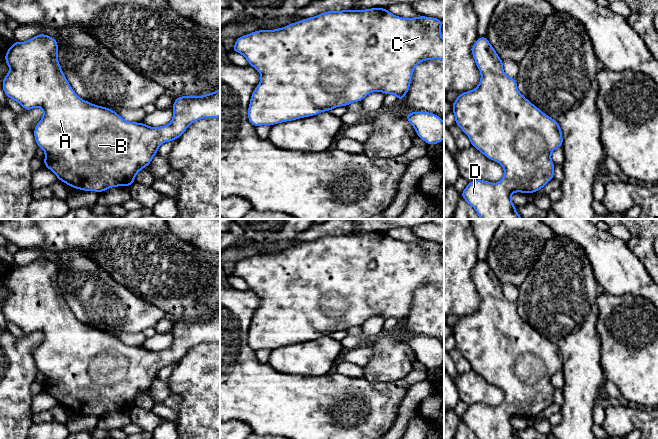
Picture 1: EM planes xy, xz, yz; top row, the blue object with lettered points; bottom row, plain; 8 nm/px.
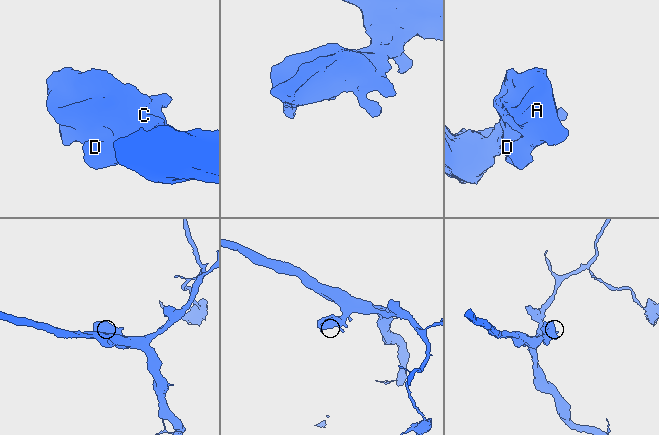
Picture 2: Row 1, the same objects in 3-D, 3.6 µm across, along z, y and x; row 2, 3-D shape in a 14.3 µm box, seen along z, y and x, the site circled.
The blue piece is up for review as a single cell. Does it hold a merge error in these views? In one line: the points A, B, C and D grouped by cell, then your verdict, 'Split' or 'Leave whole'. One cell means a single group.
Groups: A B C D. Leave whole

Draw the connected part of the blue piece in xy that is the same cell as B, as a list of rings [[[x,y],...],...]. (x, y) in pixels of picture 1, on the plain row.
[[[38,258],[28,265],[24,266],[16,266],[12,268],[12,270],[6,275],[5,278],[5,286],[10,291],[10,295],[3,302],[3,315],[6,321],[15,324],[19,327],[25,335],[31,334],[36,331],[41,331],[43,333],[42,343],[36,348],[34,351],[34,361],[36,364],[36,368],[38,371],[44,374],[45,383],[43,385],[44,389],[51,394],[58,402],[58,404],[64,406],[65,408],[73,411],[74,413],[80,413],[83,415],[96,415],[98,417],[102,417],[103,415],[118,410],[127,410],[130,411],[135,404],[136,398],[150,389],[152,382],[158,378],[158,372],[161,368],[168,365],[175,365],[177,362],[183,359],[183,357],[187,354],[190,348],[204,342],[219,342],[220,341],[220,313],[208,317],[206,319],[201,320],[180,320],[174,324],[172,333],[173,333],[173,342],[172,345],[168,349],[164,349],[161,351],[150,351],[144,348],[143,346],[129,346],[124,344],[119,338],[110,332],[102,331],[99,329],[92,328],[88,325],[80,322],[75,315],[72,313],[71,309],[66,303],[65,298],[62,295],[62,292],[58,286],[58,267],[57,264],[53,261],[50,261],[46,258]]]

